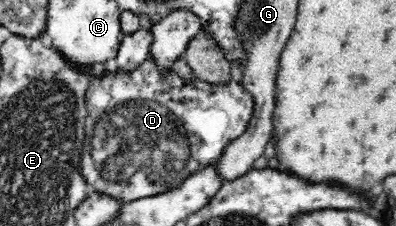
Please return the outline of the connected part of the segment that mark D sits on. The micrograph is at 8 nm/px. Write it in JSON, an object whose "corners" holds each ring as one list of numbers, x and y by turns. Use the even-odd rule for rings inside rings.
{"corners":[[146,59,136,70,132,72,115,73,104,75,101,79,94,79,85,94,86,106,89,110,85,120,85,142,81,156,81,173,86,179,90,190,106,193,114,199,122,201,122,203,130,203,140,198,147,198,155,195,162,195,168,190,182,185,184,178,192,172,196,172,208,164,216,164,220,160,226,146,235,138,238,138,243,132,246,132,250,119,254,114,254,97,243,87,236,83,233,79,228,84,218,87,210,83,202,82,196,78,193,84,184,83,184,80,178,76,175,71,166,73,163,77,158,73,156,65,152,59]]}

